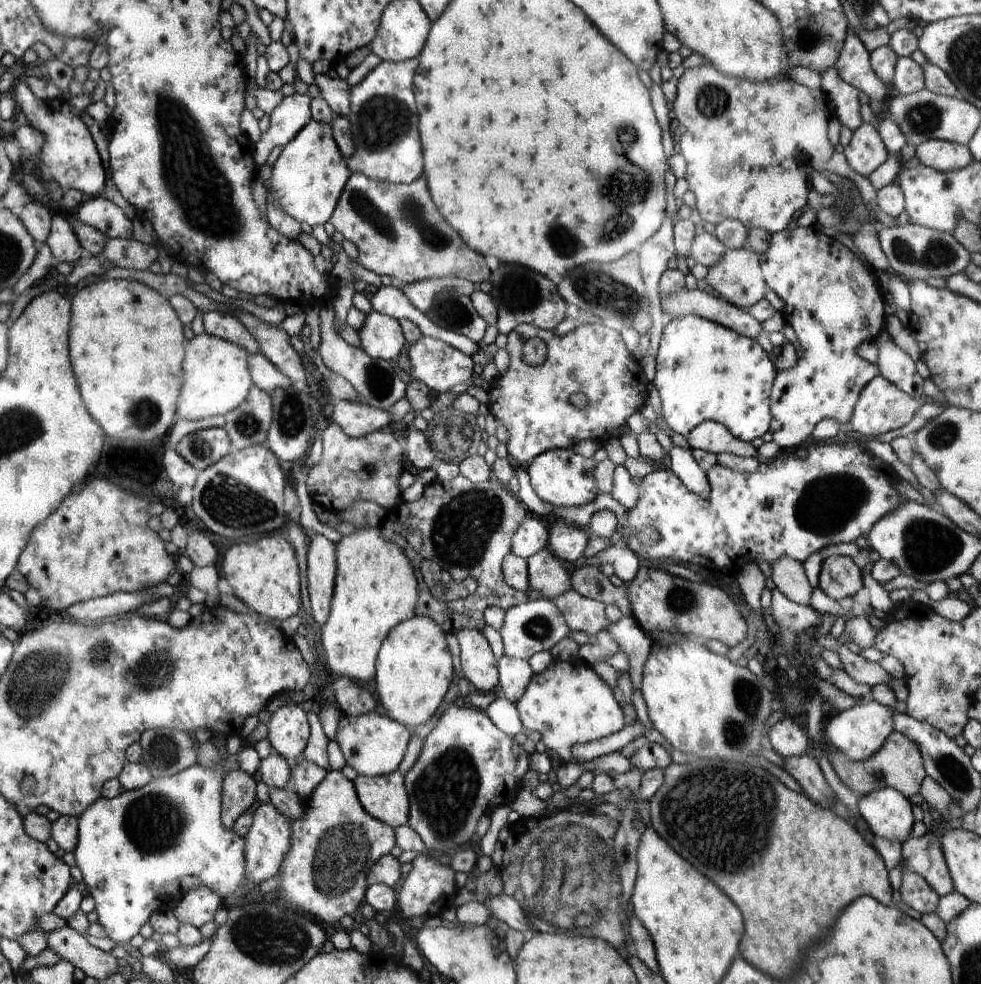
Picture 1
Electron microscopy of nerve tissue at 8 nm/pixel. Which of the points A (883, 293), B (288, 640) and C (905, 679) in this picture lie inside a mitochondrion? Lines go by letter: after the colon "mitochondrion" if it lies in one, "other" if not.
A: other
B: other
C: other

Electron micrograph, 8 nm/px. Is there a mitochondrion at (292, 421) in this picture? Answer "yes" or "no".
yes

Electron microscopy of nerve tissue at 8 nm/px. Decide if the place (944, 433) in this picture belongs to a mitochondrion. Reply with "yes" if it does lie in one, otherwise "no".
yes

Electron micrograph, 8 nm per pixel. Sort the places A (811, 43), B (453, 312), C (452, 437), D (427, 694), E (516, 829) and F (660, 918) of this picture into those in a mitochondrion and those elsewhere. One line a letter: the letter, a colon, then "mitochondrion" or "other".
A: mitochondrion
B: mitochondrion
C: mitochondrion
D: other
E: other
F: other

